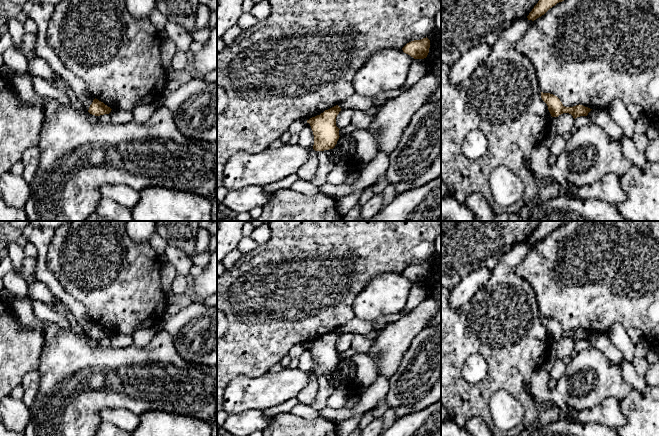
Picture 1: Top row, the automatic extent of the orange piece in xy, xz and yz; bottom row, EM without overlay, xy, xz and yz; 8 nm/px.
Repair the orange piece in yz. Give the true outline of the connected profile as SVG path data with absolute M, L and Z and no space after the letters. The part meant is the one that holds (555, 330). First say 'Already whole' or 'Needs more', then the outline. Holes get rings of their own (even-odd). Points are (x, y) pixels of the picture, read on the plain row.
Already whole. M541 316L541 322L547 328L552 341L558 341L563 337L569 337L575 343L580 340L587 340L592 334L580 328L573 331L565 331L557 320L550 317Z

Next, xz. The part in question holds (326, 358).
Already whole. M336 329L307 344L313 355L315 375L333 373L337 368L340 353L336 350L336 341L340 335L341 332Z

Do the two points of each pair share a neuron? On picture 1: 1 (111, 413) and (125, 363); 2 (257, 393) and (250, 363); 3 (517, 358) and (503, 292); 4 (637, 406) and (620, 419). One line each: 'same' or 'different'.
1: different
2: different
3: same
4: different

